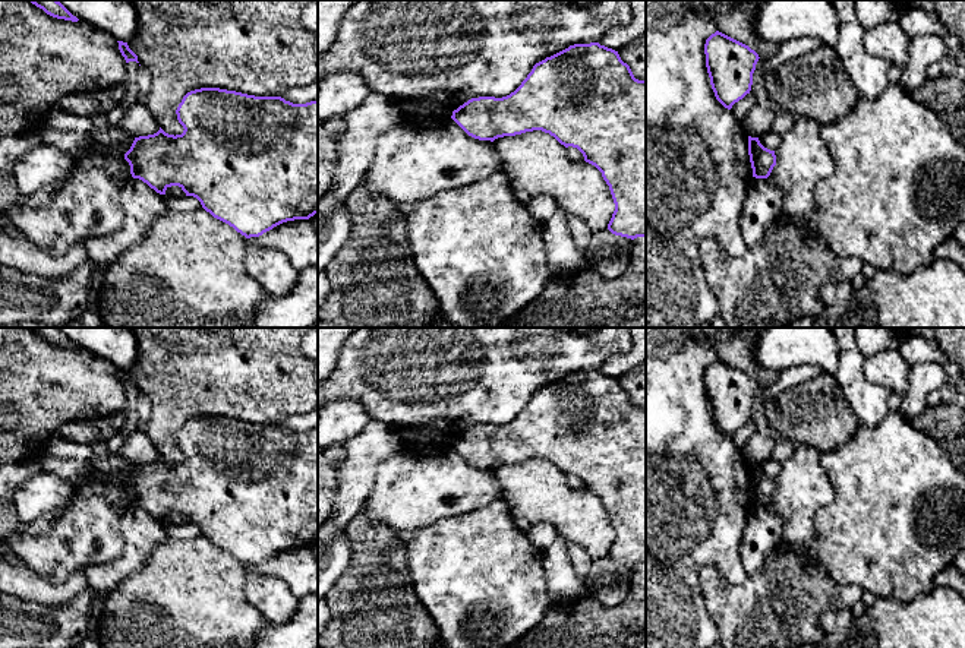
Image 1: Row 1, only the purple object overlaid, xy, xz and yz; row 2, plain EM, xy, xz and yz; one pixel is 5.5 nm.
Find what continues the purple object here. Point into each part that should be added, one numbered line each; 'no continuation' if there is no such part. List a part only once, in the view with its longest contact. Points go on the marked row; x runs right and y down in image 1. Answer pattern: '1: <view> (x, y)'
no continuation

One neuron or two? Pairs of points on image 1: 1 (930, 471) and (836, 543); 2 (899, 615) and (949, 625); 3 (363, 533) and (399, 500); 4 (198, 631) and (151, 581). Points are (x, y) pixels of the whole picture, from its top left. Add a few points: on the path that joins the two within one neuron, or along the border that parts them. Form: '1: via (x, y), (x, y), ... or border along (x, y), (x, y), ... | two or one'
1: via (907, 495), (899, 502), (892, 502), (860, 534) | one
2: via (911, 625), (937, 625) | one
3: border along (363, 506), (372, 520), (387, 524), (406, 536) | two
4: via (186, 619), (163, 593) | one

